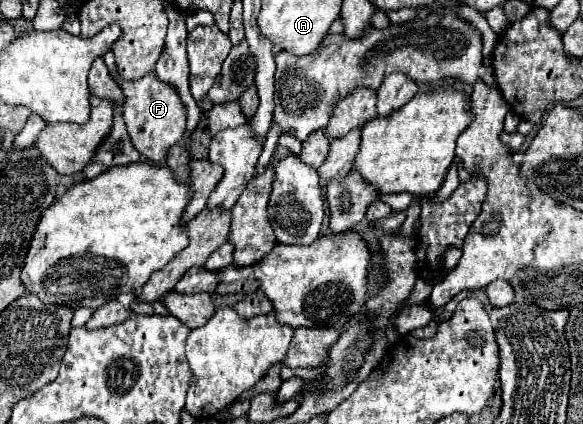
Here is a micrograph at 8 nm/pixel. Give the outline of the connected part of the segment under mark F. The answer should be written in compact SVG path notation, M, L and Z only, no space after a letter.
M111 52L105 54L105 64L109 68L109 76L121 86L123 96L125 96L125 110L123 110L123 120L127 126L127 132L131 136L133 146L139 150L139 154L143 154L149 162L163 162L163 158L167 156L167 150L177 144L183 134L185 134L185 104L181 102L181 98L177 98L177 92L173 90L173 86L165 86L165 82L157 80L155 74L145 74L139 80L127 82L121 80L115 72L115 58Z

